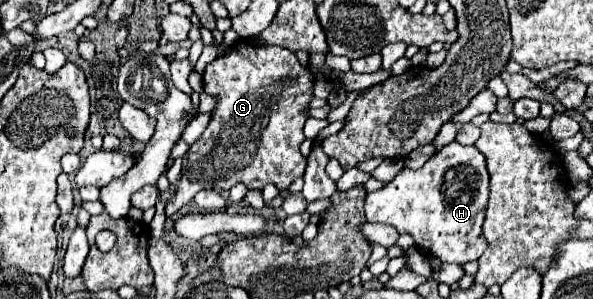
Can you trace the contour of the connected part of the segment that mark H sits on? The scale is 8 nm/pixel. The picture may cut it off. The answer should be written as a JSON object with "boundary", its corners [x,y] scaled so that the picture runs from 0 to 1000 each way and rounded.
{"boundary":[[[764,472],[740,512],[734,512],[710,565],[696,572],[690,559],[680,559],[656,619],[649,619],[632,645],[622,645],[616,666],[616,726],[619,739],[656,746],[673,779],[696,786],[700,819],[717,853],[737,853],[750,880],[781,886],[788,873],[804,873],[821,833],[821,806],[811,779],[821,659],[825,659],[825,585],[818,565],[815,512],[798,485],[788,492]]]}

